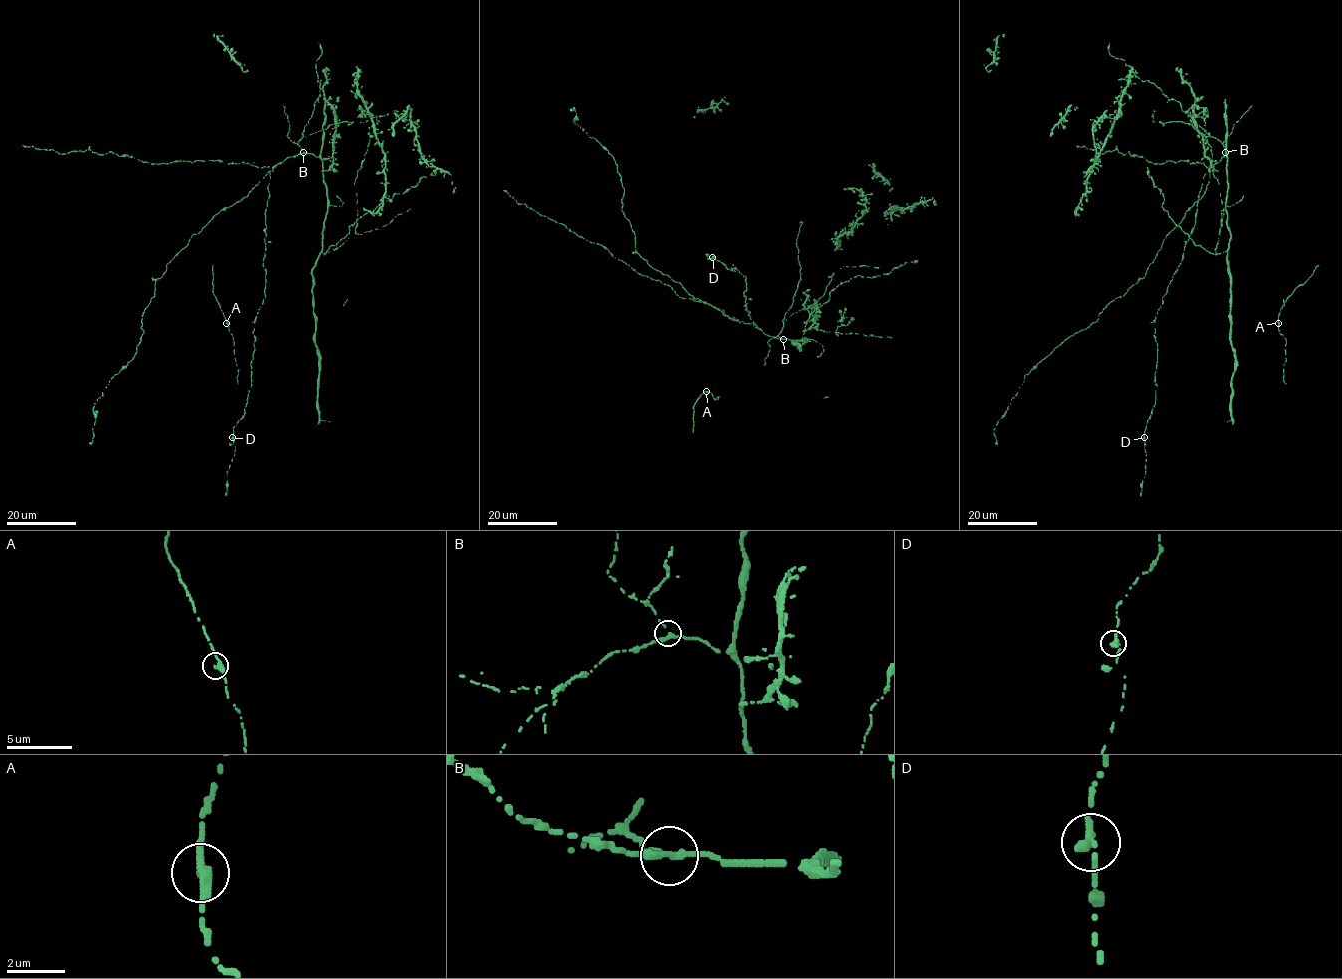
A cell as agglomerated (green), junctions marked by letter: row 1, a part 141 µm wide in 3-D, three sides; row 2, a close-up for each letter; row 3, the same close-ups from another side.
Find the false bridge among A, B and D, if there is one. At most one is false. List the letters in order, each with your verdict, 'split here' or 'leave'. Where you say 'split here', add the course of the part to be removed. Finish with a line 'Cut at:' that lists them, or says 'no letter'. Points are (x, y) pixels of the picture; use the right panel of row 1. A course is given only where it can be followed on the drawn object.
A: leave
B: leave
D: leave
Cut at: no letter

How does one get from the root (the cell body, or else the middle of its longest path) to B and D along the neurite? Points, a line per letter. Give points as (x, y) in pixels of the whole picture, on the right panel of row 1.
B: (1209, 177), (1209, 167), (1225, 152)
D: (1209, 177), (1209, 168), (1199, 192), (1194, 229), (1155, 316), (1157, 386), (1144, 437)

